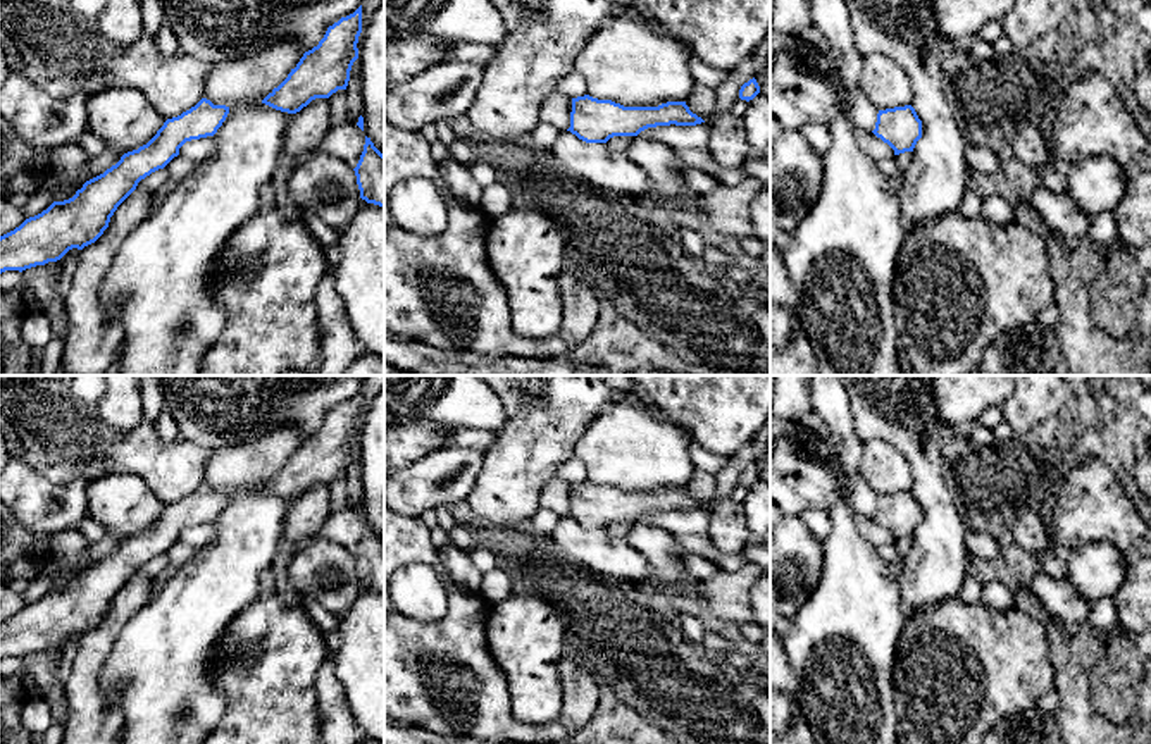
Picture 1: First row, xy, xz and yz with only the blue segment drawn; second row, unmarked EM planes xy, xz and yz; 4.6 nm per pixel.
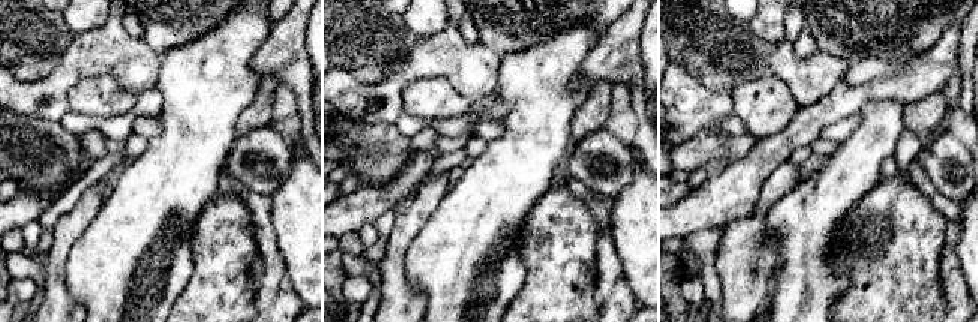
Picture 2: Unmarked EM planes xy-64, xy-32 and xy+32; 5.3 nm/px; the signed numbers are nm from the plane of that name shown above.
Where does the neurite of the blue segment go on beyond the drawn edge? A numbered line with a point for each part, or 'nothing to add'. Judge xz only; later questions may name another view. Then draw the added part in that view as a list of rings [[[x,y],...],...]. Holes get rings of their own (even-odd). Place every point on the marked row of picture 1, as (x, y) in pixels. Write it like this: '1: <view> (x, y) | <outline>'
nothing to add

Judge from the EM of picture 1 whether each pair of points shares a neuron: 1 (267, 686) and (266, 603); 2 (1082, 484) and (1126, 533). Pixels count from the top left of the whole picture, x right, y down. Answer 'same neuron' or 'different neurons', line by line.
1: same neuron
2: same neuron

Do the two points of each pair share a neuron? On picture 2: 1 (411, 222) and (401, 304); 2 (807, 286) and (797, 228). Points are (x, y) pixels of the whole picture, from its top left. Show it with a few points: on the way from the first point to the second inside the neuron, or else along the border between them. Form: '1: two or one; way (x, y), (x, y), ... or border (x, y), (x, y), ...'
1: one; way (398, 243), (395, 250), (395, 283)
2: one; way (806, 271), (803, 243)

